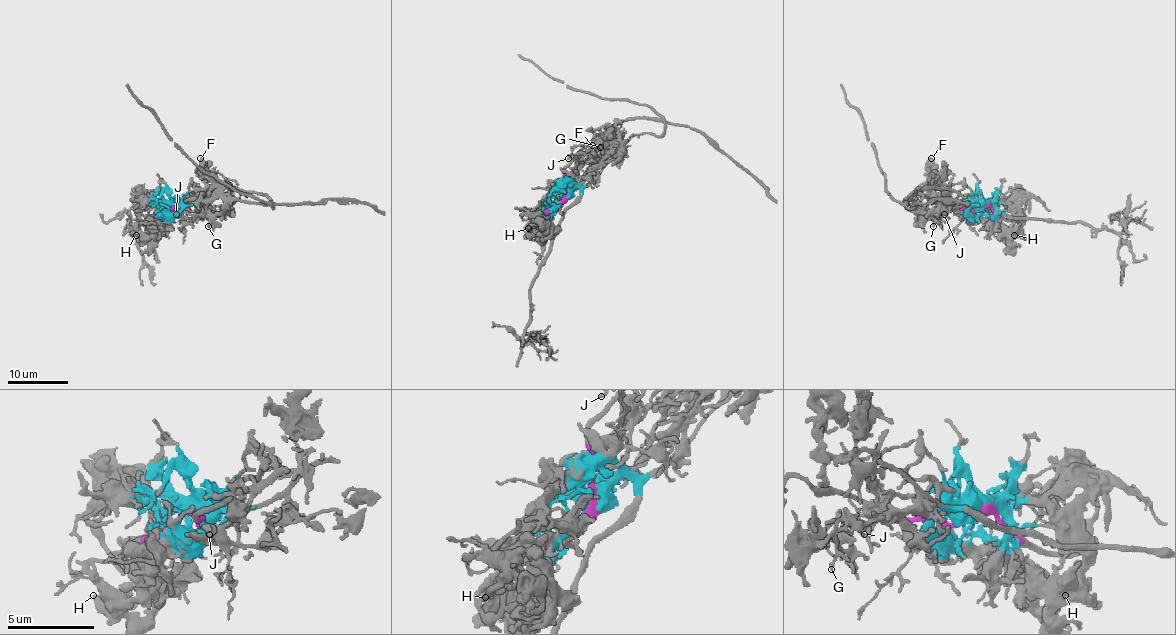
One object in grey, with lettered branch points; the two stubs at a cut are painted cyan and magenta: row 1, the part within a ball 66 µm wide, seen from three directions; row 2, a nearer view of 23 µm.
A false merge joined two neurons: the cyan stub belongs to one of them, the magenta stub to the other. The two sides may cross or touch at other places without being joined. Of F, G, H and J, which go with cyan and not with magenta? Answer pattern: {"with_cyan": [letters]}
{"with_cyan": []}

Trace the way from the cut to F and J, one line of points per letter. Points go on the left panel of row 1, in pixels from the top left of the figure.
F: (171, 207), (173, 210), (201, 194), (201, 197), (211, 197), (218, 188), (203, 172), (200, 158)
J: (171, 207), (201, 194), (224, 202), (215, 214), (182, 210), (176, 214)

